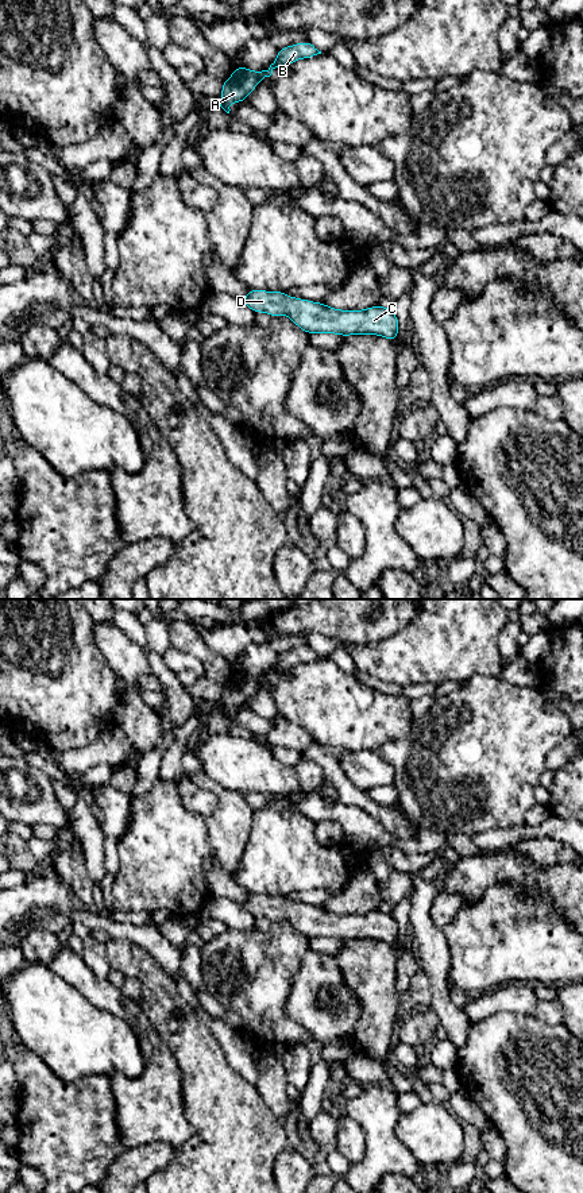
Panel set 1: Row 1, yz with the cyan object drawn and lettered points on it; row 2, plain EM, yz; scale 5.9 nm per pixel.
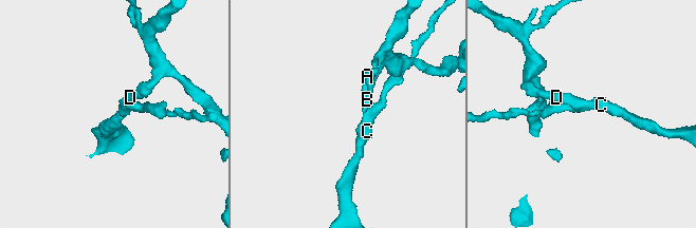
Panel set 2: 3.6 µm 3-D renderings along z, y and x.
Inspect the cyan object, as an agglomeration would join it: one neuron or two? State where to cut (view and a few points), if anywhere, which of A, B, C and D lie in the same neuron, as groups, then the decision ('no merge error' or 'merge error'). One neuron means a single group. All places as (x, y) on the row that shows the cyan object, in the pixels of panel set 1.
no cut; A B C D; no merge error

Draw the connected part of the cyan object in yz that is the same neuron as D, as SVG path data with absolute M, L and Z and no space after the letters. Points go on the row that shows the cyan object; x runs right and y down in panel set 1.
M248 290L242 300L255 313L286 314L306 333L381 335L397 339L398 318L391 309L375 305L366 310L339 310L325 304L287 297L283 292Z

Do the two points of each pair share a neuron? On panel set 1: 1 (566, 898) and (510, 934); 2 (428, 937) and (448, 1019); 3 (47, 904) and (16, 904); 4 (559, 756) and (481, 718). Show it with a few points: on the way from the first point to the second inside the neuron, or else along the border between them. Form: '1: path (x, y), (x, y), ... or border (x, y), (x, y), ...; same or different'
1: border (524, 894), (539, 891), (568, 923); different
2: path (435, 957), (440, 981), (440, 999); same
3: path (39, 904), (24, 904); same
4: border (568, 736), (548, 755), (544, 769); different

